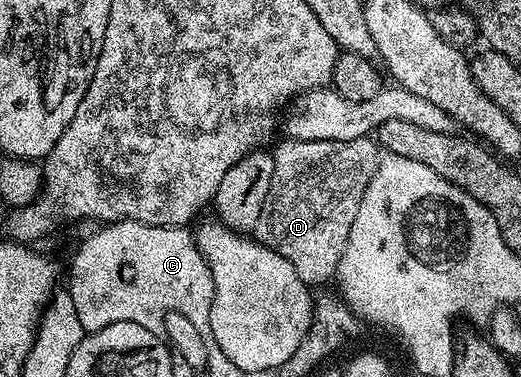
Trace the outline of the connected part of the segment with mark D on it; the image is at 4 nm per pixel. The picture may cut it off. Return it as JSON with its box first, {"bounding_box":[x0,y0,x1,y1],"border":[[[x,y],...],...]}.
{"bounding_box":[253,136,379,286],"border":[[[369,136],[347,142],[282,139],[272,152],[272,183],[253,236],[290,260],[306,286],[322,285],[338,272],[352,219],[378,166],[379,146]]]}

